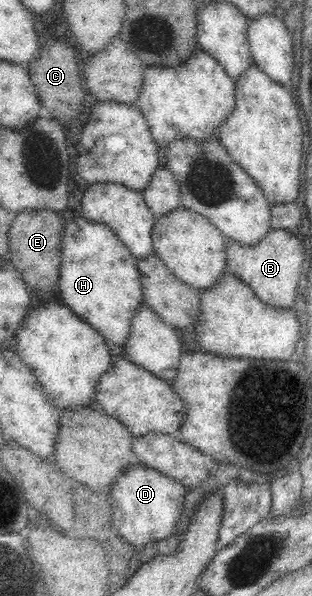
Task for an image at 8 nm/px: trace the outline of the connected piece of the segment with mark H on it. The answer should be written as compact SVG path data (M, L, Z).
M82 215L65 220L62 233L56 287L62 295L62 303L96 329L112 348L124 349L130 337L134 315L144 304L137 259L112 228L90 222Z

